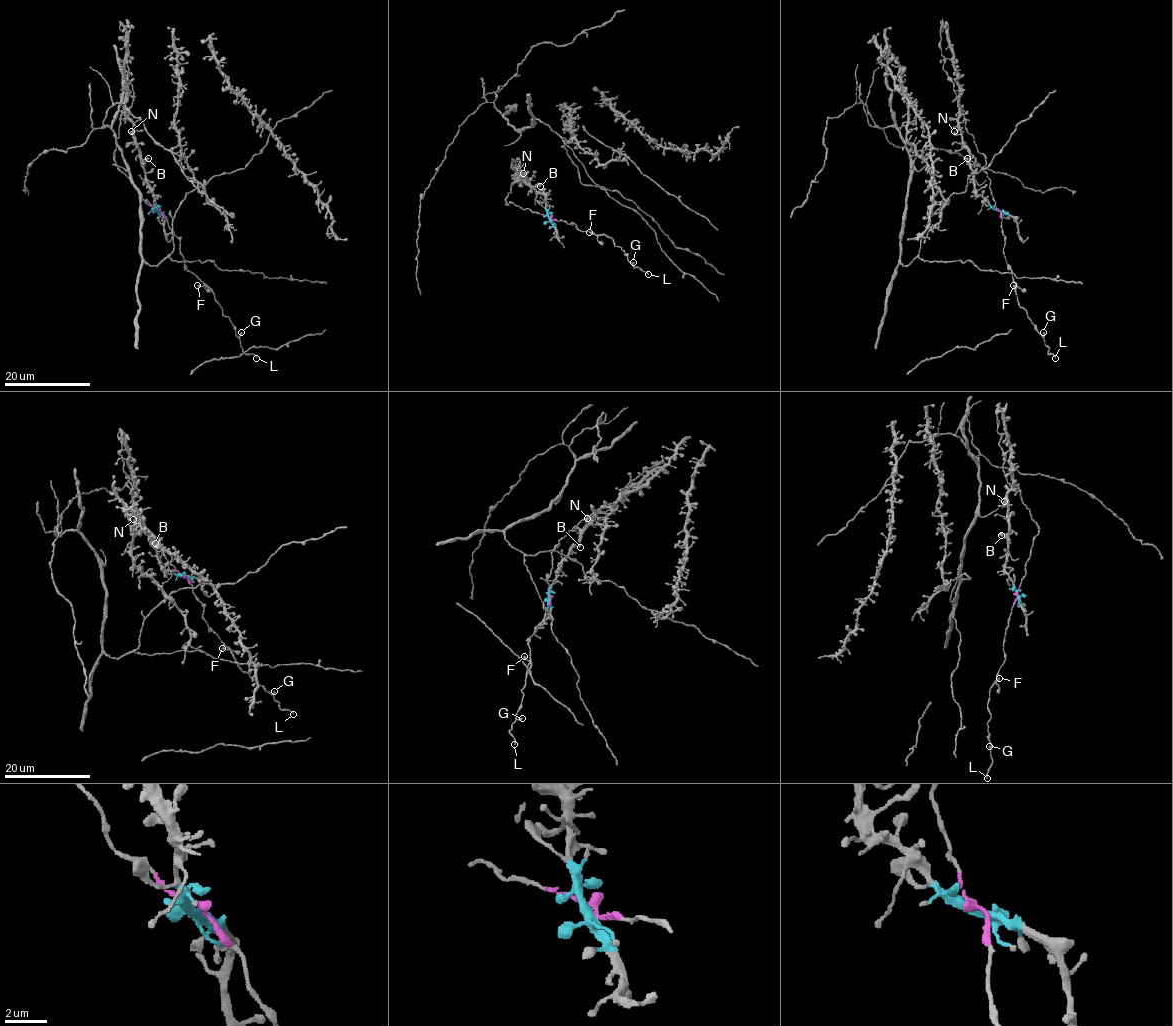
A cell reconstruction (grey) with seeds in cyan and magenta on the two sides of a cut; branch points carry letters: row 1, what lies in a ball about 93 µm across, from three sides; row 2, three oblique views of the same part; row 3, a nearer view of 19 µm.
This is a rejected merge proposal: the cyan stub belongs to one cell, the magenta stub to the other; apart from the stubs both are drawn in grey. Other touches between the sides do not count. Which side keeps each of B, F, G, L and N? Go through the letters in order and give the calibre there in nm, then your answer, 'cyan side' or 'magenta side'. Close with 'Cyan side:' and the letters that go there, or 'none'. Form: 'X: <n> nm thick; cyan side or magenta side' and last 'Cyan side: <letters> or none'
B: 460 nm thick; cyan side
F: 300 nm thick; magenta side
G: 320 nm thick; magenta side
L: 150 nm thick; magenta side
N: 480 nm thick; cyan side
Cyan side: B, N

